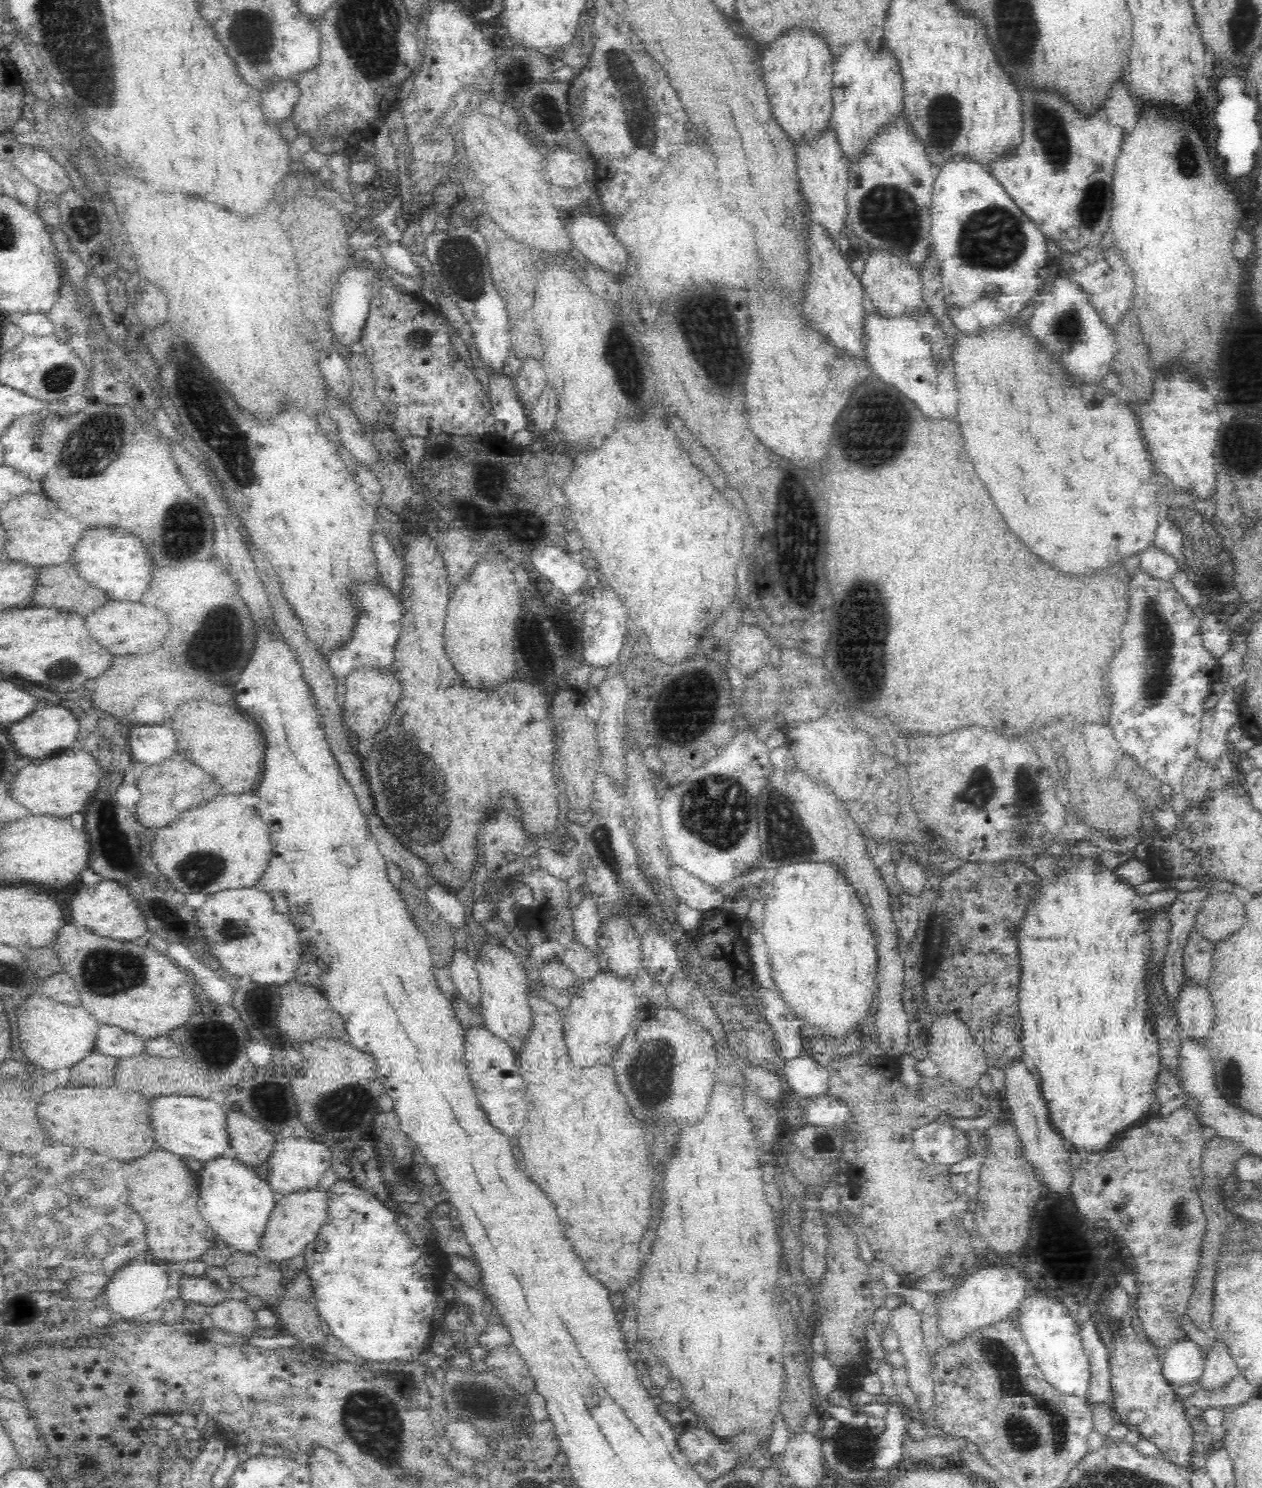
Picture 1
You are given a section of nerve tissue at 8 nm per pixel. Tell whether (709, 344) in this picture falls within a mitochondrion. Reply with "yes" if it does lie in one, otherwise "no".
yes

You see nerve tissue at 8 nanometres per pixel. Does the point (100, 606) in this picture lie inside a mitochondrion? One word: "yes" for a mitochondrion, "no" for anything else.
no

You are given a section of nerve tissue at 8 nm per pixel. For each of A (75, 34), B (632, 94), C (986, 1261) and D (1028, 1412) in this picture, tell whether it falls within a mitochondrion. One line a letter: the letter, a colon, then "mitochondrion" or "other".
A: mitochondrion
B: mitochondrion
C: other
D: mitochondrion

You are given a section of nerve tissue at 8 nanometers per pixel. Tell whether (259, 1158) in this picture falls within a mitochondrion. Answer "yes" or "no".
no

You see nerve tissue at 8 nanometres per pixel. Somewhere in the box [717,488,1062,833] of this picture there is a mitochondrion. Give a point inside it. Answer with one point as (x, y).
(979, 787)

